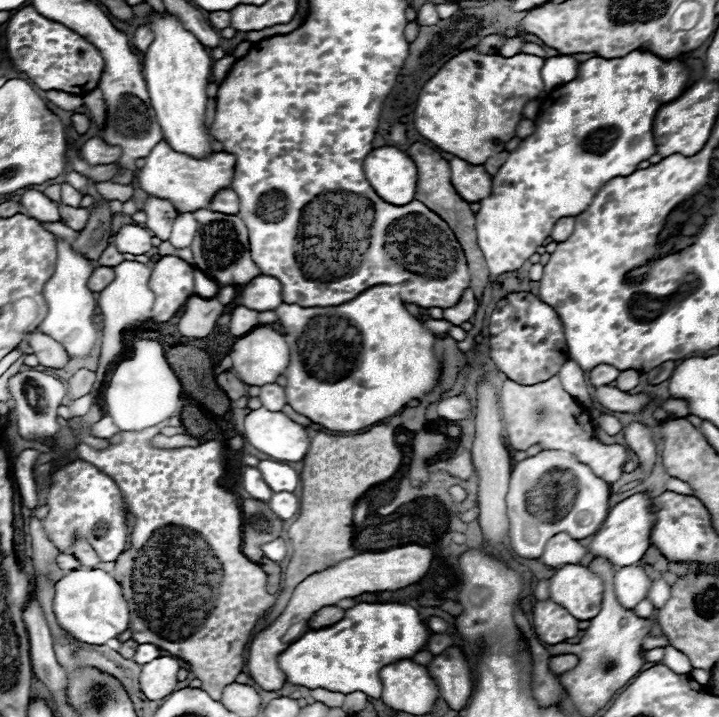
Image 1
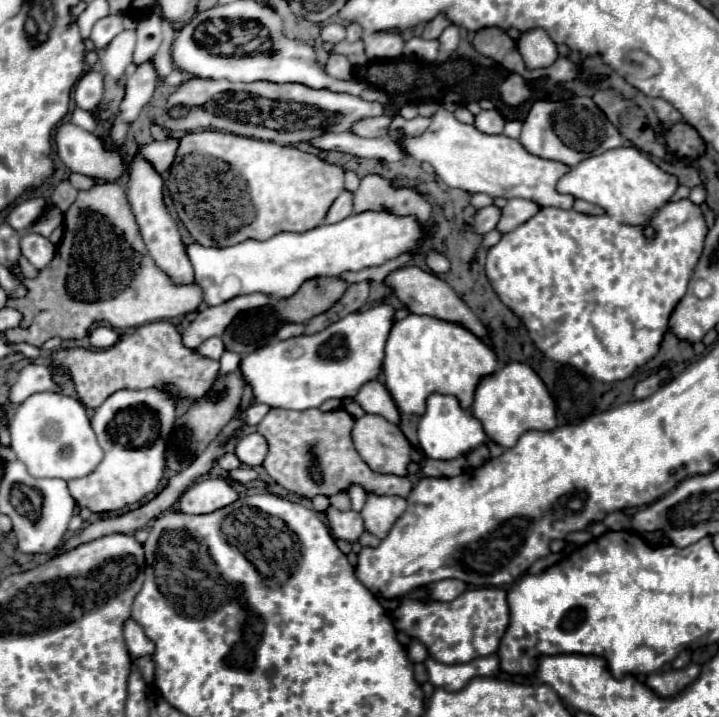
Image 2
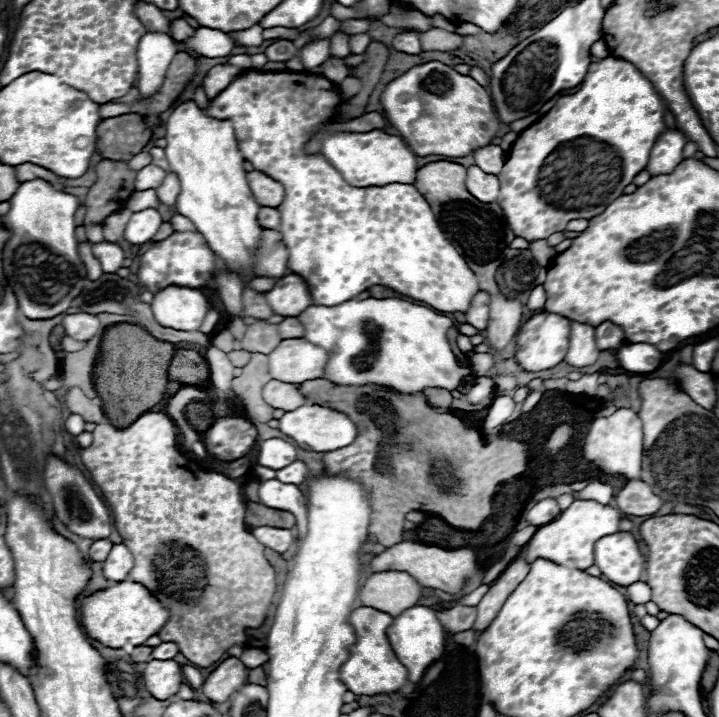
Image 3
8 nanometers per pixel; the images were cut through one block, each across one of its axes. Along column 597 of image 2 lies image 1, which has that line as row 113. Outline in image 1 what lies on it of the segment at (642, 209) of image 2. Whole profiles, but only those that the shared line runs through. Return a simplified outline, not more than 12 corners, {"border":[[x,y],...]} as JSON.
{"border":[[150,12],[142,62],[166,142],[210,152],[208,50],[170,12]]}

